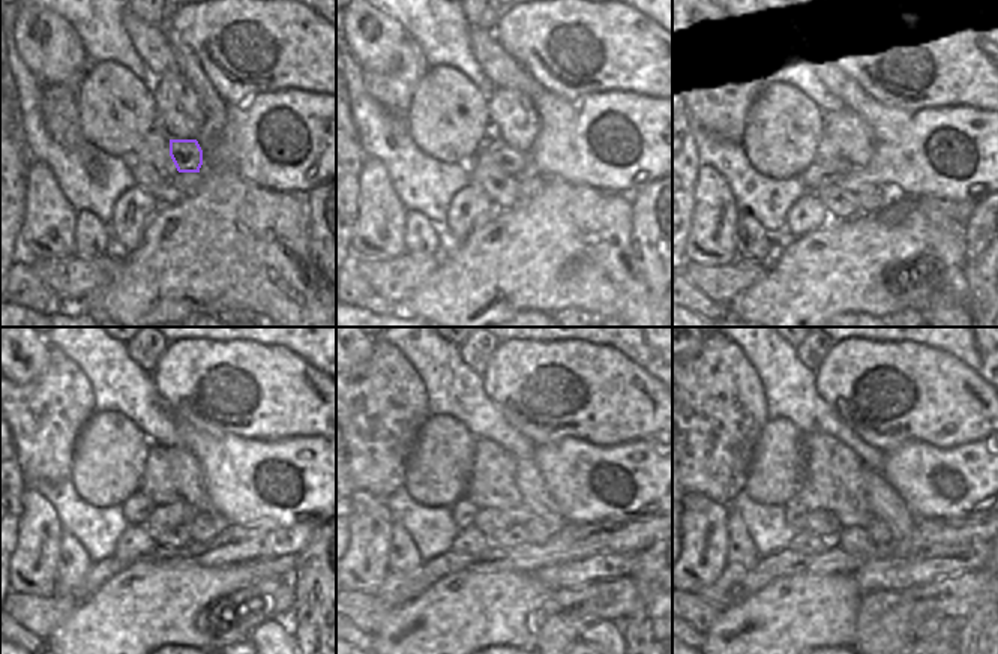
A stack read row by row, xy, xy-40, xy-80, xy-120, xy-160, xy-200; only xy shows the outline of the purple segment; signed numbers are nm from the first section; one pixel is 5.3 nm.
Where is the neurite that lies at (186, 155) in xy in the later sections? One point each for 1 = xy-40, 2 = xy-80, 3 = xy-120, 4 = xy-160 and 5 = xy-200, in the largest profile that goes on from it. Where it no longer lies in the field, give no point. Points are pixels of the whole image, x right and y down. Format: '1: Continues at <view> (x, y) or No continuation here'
1: Continues at xy-40 (512, 161)
2: Continues at xy-80 (811, 177)
3: Continues at xy-120 (135, 509)
4: Continues at xy-160 (464, 513)
5: Continues at xy-200 (794, 513).

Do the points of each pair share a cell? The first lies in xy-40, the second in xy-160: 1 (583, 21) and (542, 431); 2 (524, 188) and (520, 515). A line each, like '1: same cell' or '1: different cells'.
1: same cell
2: different cells

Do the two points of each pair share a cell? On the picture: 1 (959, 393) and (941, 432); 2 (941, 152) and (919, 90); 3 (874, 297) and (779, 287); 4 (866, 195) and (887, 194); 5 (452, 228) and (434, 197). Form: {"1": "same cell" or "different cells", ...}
{"1": "same cell", "2": "different cells", "3": "same cell", "4": "same cell", "5": "different cells"}

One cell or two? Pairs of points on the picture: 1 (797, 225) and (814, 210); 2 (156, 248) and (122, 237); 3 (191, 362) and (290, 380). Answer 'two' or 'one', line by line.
1: one
2: two
3: one

